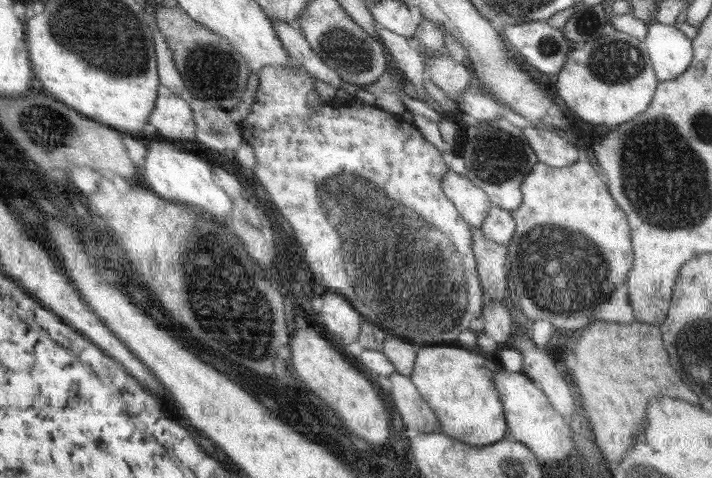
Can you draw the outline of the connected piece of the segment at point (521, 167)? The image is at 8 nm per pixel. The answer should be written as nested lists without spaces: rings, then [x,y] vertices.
[[[502,117],[488,122],[468,121],[462,126],[457,154],[465,163],[465,175],[485,190],[492,204],[510,212],[522,206],[522,182],[539,159],[518,126]]]

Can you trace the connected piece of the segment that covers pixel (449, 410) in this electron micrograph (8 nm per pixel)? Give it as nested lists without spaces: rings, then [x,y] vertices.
[[[388,336],[381,351],[390,359],[398,373],[411,377],[411,380],[419,389],[419,392],[432,404],[432,409],[440,412],[441,432],[448,432],[448,436],[456,436],[456,440],[472,446],[488,446],[504,439],[506,434],[506,422],[502,412],[502,396],[494,383],[495,370],[498,368],[494,362],[484,358],[482,354],[466,348],[456,346],[431,346],[420,347],[419,354],[414,352],[414,344],[402,340],[400,336]]]

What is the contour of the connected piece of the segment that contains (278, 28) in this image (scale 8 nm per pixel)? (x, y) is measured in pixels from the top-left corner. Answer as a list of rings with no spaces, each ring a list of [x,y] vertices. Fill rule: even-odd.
[[[272,21],[276,36],[282,41],[283,47],[287,49],[292,59],[296,59],[316,80],[328,82],[338,89],[342,88],[344,80],[312,50],[311,44],[305,39],[300,28],[286,21]]]

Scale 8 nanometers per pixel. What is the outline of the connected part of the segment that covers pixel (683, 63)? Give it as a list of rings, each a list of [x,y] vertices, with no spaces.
[[[648,24],[644,40],[660,82],[675,79],[690,66],[693,59],[692,39],[674,25]]]

